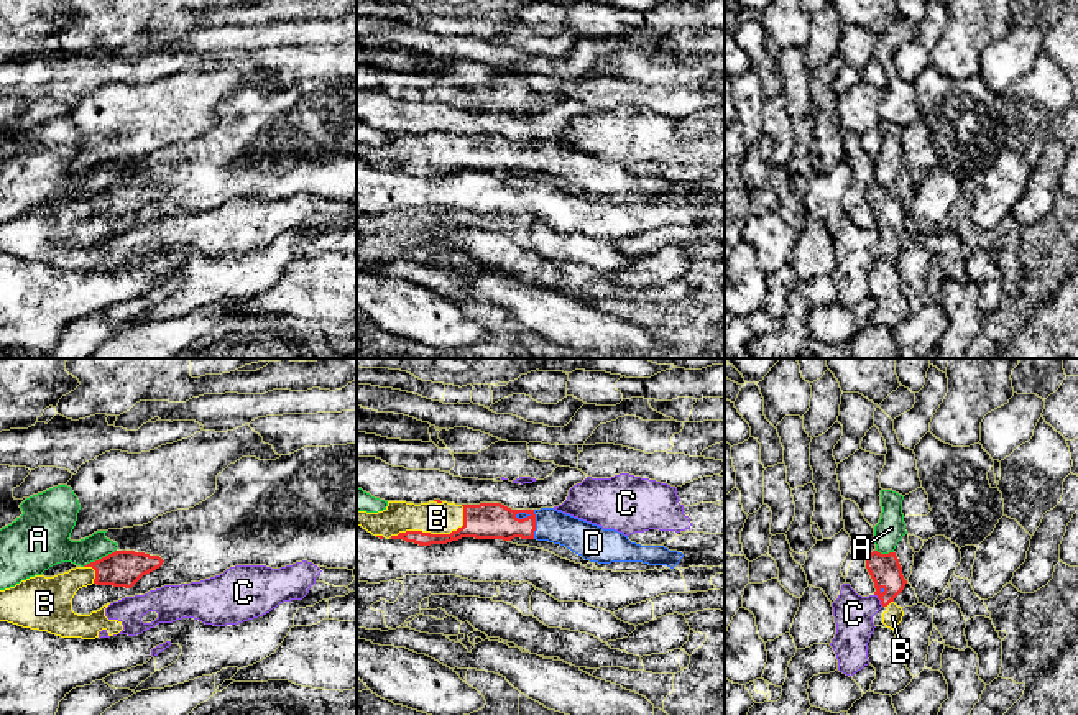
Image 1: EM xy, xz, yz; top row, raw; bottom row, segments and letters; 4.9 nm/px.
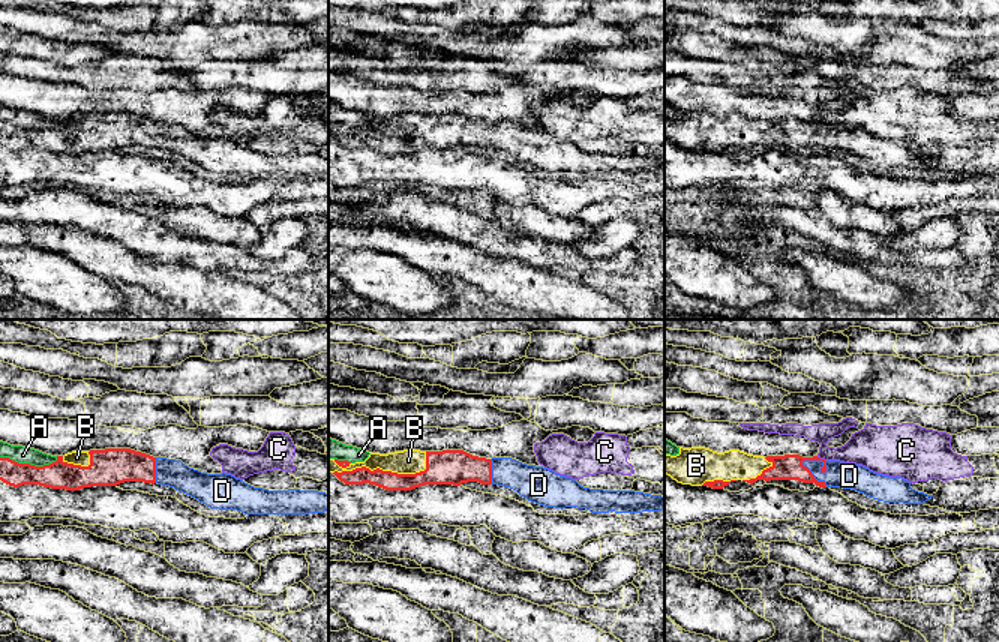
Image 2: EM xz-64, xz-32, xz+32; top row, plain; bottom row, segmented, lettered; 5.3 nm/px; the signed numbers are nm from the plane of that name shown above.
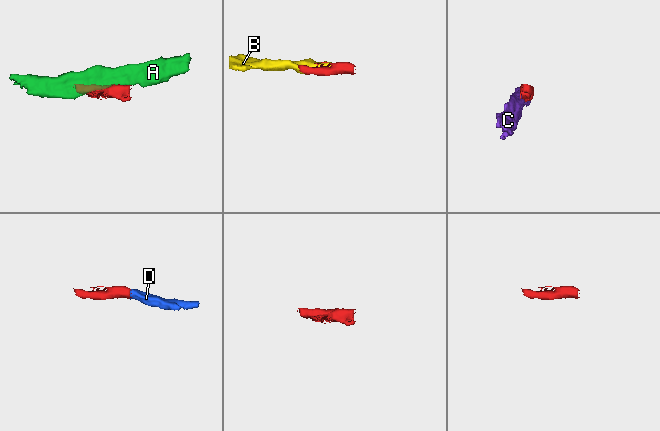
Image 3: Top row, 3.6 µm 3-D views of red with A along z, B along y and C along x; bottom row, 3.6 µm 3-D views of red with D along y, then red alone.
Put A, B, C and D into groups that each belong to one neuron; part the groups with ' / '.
A / B D / C

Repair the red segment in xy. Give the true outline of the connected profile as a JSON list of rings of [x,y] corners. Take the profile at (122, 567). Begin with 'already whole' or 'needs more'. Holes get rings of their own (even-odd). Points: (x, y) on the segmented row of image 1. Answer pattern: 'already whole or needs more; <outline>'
needs more; [[[115,551],[54,577],[30,577],[15,587],[0,590],[0,621],[48,631],[61,638],[95,639],[102,630],[108,636],[118,634],[123,630],[122,621],[105,616],[110,603],[90,615],[77,615],[72,611],[76,592],[92,584],[131,588],[143,575],[159,569],[163,562],[159,556]]]

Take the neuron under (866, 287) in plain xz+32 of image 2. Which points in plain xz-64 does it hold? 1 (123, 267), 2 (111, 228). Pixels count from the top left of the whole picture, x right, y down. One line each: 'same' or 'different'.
1: same
2: different

